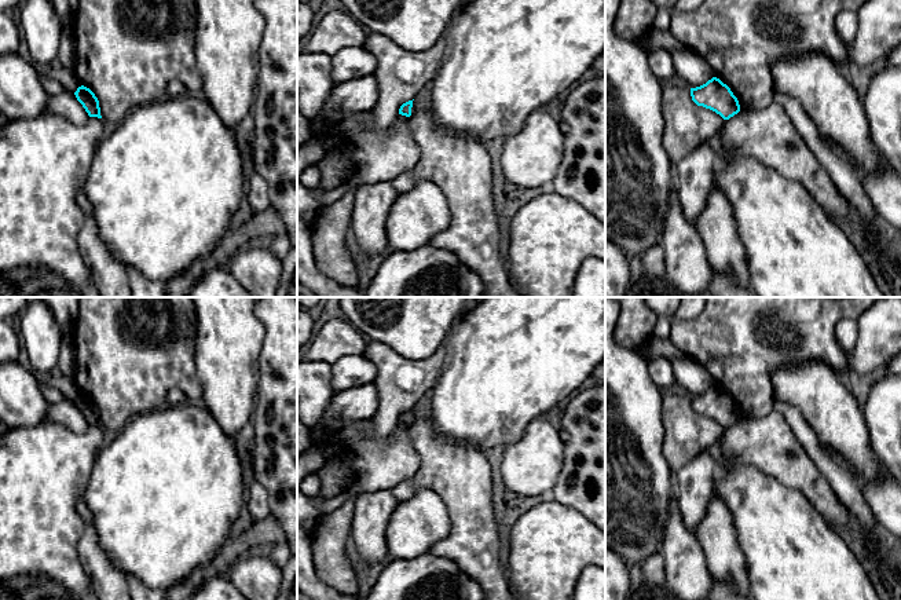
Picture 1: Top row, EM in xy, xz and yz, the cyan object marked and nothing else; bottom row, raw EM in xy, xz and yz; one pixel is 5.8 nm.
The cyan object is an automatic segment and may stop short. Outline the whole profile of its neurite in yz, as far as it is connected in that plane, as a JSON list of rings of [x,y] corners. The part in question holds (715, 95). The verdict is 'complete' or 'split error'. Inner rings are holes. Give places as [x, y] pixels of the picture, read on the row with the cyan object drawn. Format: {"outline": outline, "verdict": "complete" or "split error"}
{"outline": [[[713,77],[700,87],[691,88],[691,96],[697,106],[715,111],[724,120],[729,120],[740,111],[737,98],[730,88],[717,77]]], "verdict": "complete"}

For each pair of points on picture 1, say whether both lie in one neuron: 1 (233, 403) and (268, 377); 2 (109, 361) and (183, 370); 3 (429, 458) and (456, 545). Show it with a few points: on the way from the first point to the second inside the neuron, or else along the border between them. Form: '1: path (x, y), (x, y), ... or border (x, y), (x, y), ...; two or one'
1: border (260, 354), (255, 408), (251, 417); two
2: path (127, 361), (165, 361); one
3: path (451, 480), (460, 489), (460, 523); one

